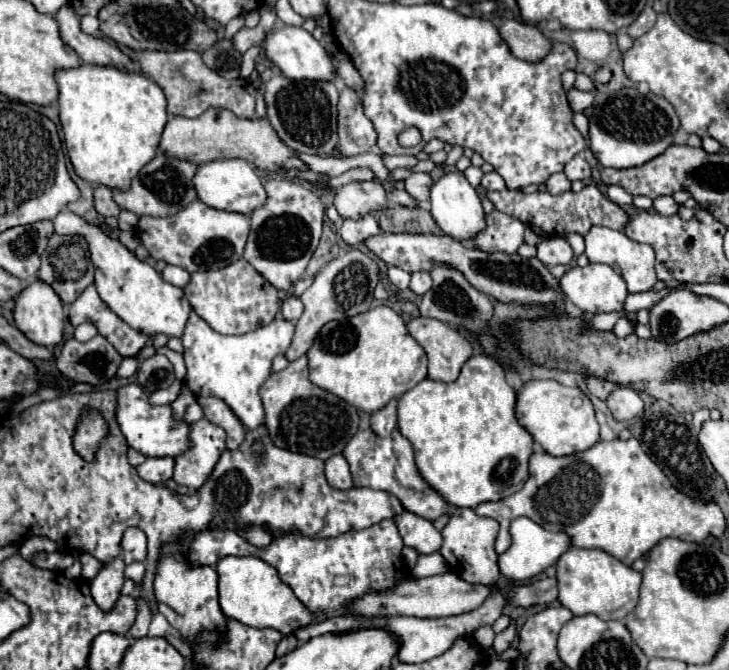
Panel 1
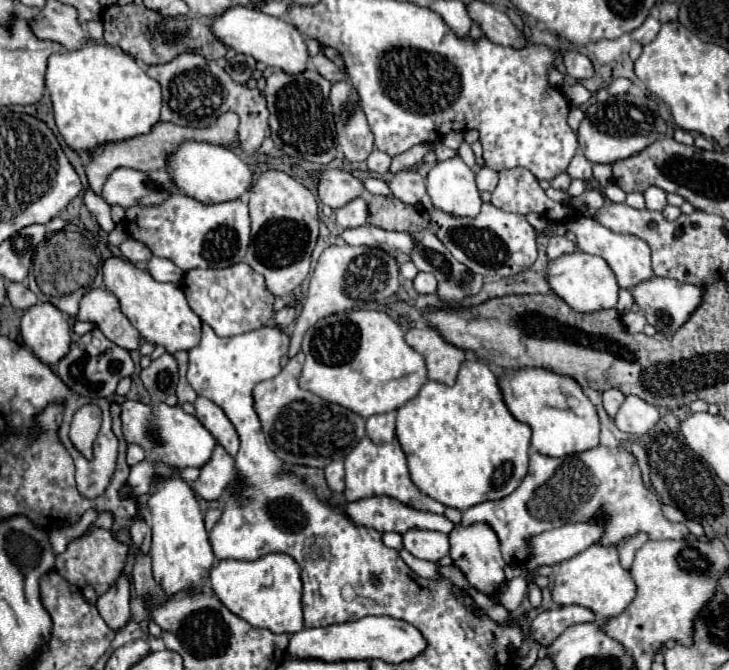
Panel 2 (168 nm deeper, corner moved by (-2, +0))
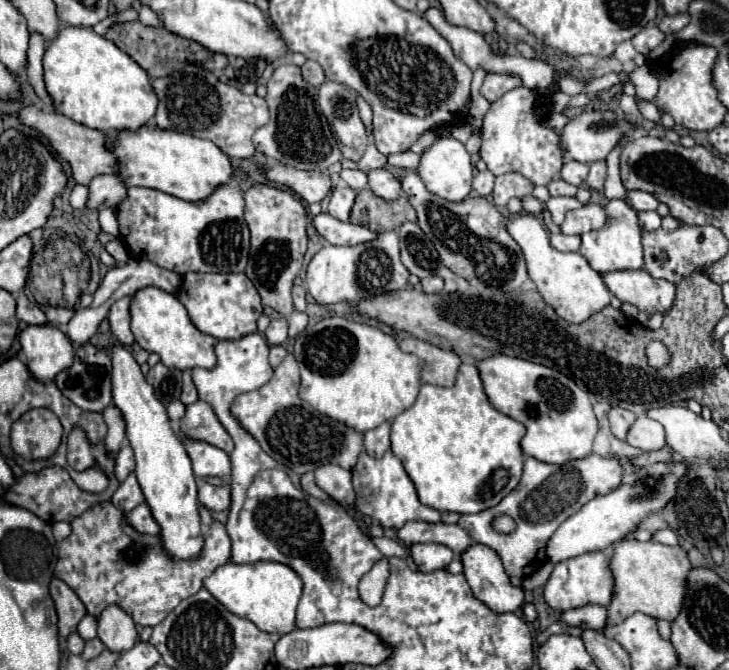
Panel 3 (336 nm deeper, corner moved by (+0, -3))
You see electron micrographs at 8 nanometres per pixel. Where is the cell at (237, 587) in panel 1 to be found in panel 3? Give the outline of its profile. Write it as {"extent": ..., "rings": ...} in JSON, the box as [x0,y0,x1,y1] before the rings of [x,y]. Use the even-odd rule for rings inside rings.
{"extent":[203,561,303,635],"rings":[[[259,561],[251,565],[227,563],[213,575],[203,579],[203,587],[231,613],[253,621],[261,631],[285,635],[295,629],[295,609],[302,594],[303,583],[299,575],[281,563]]]}

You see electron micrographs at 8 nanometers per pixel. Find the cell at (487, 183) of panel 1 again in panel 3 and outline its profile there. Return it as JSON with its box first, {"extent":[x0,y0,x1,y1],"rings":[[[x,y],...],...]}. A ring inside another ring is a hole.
{"extent":[473,171,495,197],"rings":[[[479,171],[475,177],[473,177],[473,189],[481,195],[481,197],[487,197],[491,195],[493,191],[493,181],[495,181],[495,175],[491,171]]]}

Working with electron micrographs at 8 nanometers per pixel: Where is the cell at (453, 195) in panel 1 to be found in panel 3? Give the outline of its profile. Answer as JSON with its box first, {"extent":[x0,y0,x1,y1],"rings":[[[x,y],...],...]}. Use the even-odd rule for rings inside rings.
{"extent":[417,137,473,201],"rings":[[[437,137],[435,143],[421,153],[421,163],[417,167],[417,173],[431,193],[447,201],[463,201],[471,193],[471,179],[473,179],[471,155],[467,153],[465,145],[453,137]]]}

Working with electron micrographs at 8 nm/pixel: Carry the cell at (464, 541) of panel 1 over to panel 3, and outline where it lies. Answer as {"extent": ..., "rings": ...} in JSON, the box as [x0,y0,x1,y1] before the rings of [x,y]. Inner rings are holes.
{"extent":[461,543,523,613],"rings":[[[473,543],[465,553],[461,553],[461,561],[475,599],[485,603],[495,613],[521,609],[523,589],[509,583],[509,577],[501,567],[501,559],[493,549]]]}

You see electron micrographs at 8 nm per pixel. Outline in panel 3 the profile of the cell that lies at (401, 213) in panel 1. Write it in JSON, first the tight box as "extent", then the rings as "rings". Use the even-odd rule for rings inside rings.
{"extent":[351,189,415,231],"rings":[[[363,189],[357,193],[351,223],[367,225],[371,231],[395,231],[403,221],[415,221],[415,211],[405,199],[405,195],[387,201],[373,195],[371,189]]]}

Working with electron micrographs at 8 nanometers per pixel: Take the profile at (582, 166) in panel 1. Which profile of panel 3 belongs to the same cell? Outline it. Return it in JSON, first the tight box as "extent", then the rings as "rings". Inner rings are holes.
{"extent":[561,161,589,185],"rings":[[[565,161],[563,169],[561,169],[561,179],[565,179],[571,185],[581,185],[585,183],[589,173],[589,165],[587,163],[577,163],[577,161]]]}

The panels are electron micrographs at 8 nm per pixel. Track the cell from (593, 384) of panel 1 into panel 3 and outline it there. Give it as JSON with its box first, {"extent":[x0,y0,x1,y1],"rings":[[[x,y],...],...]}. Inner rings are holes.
{"extent":[609,407,637,441],"rings":[[[613,407],[613,409],[609,411],[611,433],[613,433],[617,439],[625,441],[625,439],[627,439],[627,431],[629,431],[629,427],[635,423],[635,419],[637,419],[635,413],[631,413],[631,411],[627,411],[627,409],[621,409],[621,407]]]}

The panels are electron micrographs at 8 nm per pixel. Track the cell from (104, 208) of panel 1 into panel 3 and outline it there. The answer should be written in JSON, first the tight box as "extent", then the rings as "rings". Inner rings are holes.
{"extent":[17,105,119,185],"rings":[[[23,105],[19,111],[17,111],[17,119],[39,131],[47,141],[49,145],[57,151],[57,155],[61,159],[65,159],[69,165],[71,165],[71,173],[73,173],[73,179],[81,185],[89,185],[89,181],[99,175],[99,173],[117,173],[119,171],[119,163],[117,159],[113,157],[113,153],[107,149],[105,145],[105,135],[101,131],[95,131],[95,129],[89,129],[85,125],[79,125],[75,121],[71,121],[69,117],[61,115],[61,113],[55,113],[55,111],[49,111],[49,113],[43,113],[41,107],[37,105]]]}

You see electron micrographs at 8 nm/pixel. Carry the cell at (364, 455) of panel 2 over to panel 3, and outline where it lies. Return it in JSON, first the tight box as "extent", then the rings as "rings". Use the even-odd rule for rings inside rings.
{"extent":[353,451,441,529],"rings":[[[363,451],[359,455],[357,465],[353,467],[353,487],[355,487],[355,495],[357,495],[355,507],[363,515],[377,519],[383,527],[401,529],[409,521],[423,521],[423,523],[439,523],[441,521],[439,511],[435,511],[419,501],[413,481],[405,473],[401,461],[391,451],[387,451],[381,459],[373,459]]]}

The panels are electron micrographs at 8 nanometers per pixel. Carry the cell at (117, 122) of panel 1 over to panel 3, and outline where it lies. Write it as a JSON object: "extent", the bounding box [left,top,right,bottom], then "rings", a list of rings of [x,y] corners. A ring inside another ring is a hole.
{"extent":[43,27,157,131],"rings":[[[61,27],[55,39],[47,41],[43,55],[45,87],[55,101],[55,111],[69,115],[75,123],[83,123],[97,131],[119,131],[119,129],[139,129],[143,127],[157,109],[157,95],[153,93],[149,75],[113,41],[97,35],[91,27]]]}

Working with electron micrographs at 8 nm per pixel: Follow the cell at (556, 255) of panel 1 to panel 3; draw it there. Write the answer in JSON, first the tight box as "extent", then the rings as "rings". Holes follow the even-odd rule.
{"extent":[551,233,581,251],"rings":[[[555,233],[555,235],[551,235],[551,245],[559,251],[577,251],[581,245],[581,237],[579,235]]]}

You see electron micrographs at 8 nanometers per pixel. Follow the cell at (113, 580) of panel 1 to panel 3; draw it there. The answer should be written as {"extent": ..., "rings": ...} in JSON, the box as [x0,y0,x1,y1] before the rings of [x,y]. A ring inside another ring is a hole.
{"extent":[97,605,137,653],"rings":[[[109,605],[97,623],[97,637],[111,653],[129,651],[137,643],[133,619],[117,605]]]}

